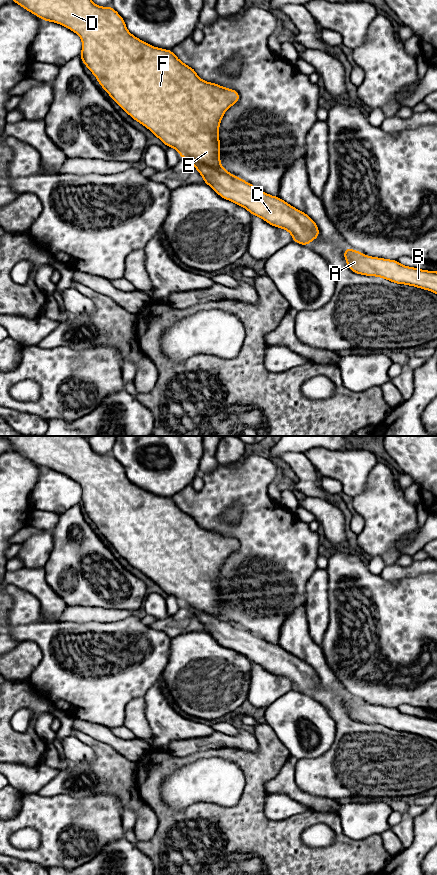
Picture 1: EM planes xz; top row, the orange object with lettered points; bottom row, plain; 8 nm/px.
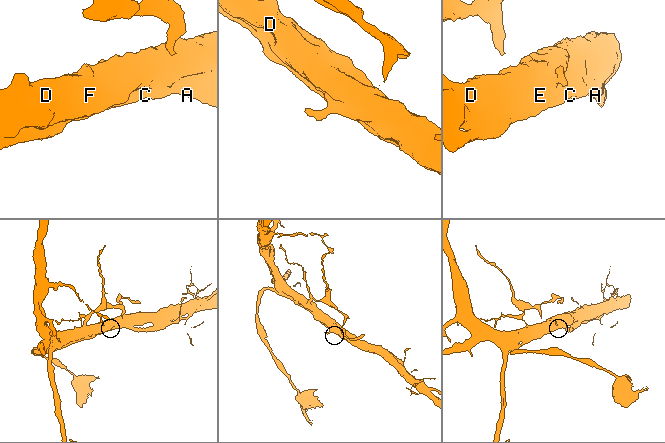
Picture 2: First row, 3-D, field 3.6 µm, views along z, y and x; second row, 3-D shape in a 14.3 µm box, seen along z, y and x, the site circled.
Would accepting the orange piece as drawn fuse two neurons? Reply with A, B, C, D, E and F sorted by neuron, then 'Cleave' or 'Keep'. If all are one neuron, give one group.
Groups: A B C / D E F. Cleave

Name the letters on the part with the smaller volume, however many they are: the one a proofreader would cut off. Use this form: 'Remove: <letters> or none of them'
Remove: A, B, C

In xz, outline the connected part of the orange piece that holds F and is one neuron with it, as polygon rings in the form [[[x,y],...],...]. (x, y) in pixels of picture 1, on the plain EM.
[[[0,436],[19,452],[45,470],[61,472],[80,484],[83,491],[81,507],[95,523],[101,535],[133,567],[147,575],[163,592],[175,596],[186,607],[228,621],[220,612],[218,576],[225,559],[239,549],[239,541],[220,533],[205,530],[195,518],[182,511],[172,500],[153,495],[131,483],[123,466],[111,454],[95,453],[85,436]]]

